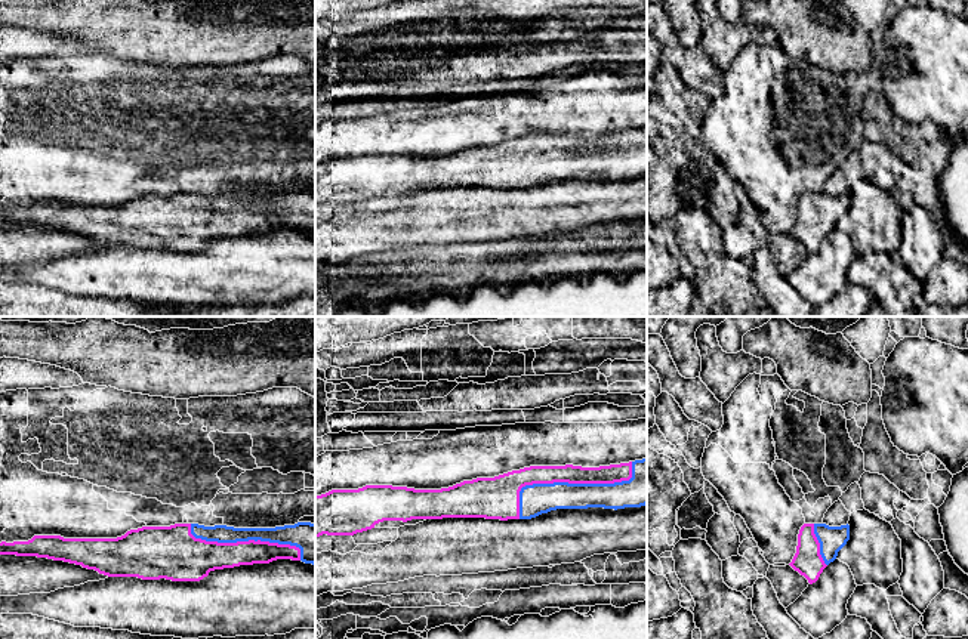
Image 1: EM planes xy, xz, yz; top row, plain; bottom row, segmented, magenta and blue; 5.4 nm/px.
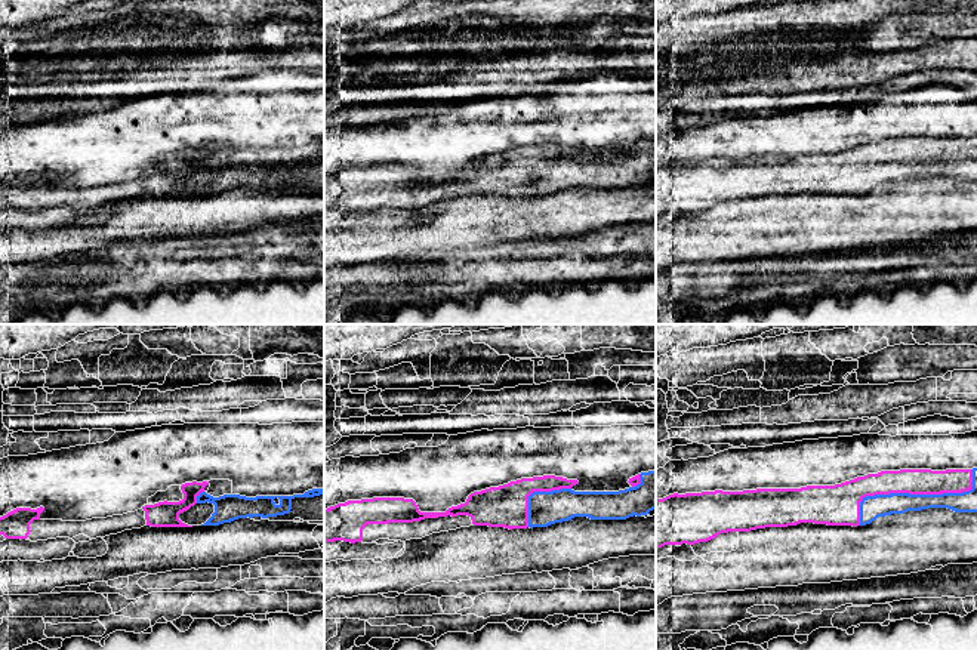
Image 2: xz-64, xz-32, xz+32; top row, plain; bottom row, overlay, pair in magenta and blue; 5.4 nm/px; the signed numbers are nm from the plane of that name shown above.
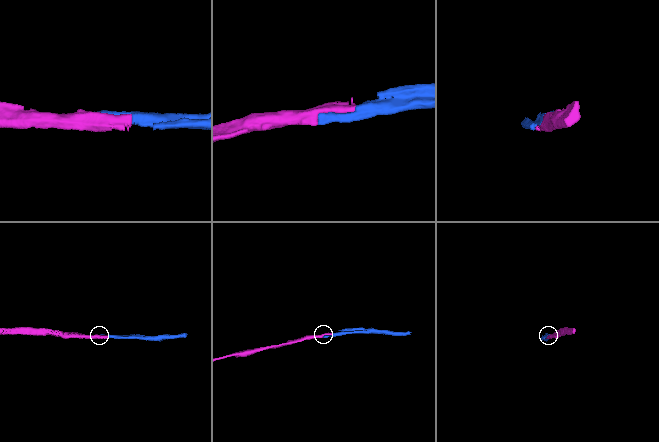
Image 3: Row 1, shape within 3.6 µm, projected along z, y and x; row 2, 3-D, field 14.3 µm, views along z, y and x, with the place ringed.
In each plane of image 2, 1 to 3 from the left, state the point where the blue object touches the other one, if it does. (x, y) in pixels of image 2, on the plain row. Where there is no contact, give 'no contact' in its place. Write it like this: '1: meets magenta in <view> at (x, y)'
1: meets magenta in xz-64 at (197, 163)
2: meets magenta in xz-32 at (535, 159)
3: meets magenta in xz+32 at (912, 162)

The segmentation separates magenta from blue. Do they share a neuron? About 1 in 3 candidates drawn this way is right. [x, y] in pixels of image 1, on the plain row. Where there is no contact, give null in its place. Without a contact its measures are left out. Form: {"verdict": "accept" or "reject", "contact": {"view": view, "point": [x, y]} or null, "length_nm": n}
{"verdict": "accept", "contact": {"view": "xz", "point": [569, 151]}, "length_nm": 700}

